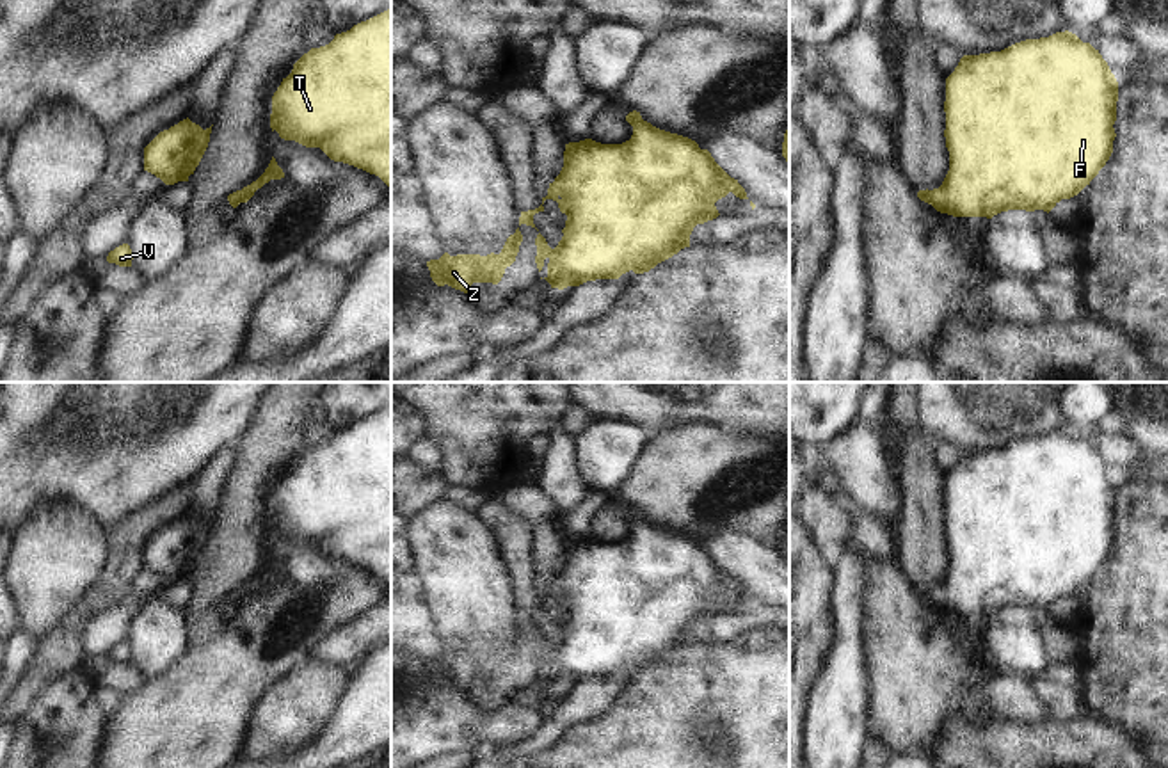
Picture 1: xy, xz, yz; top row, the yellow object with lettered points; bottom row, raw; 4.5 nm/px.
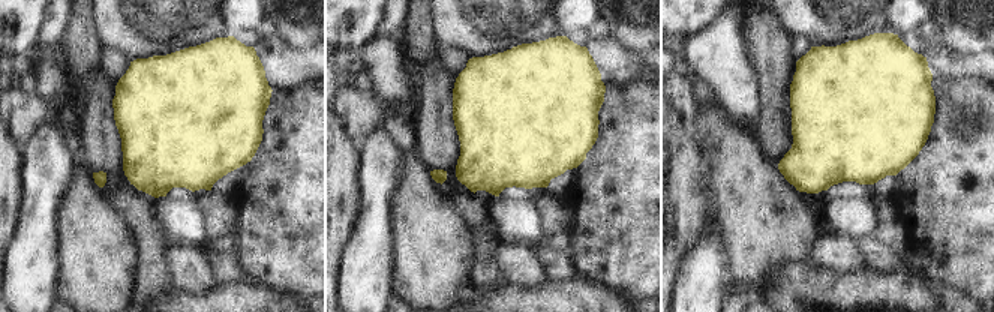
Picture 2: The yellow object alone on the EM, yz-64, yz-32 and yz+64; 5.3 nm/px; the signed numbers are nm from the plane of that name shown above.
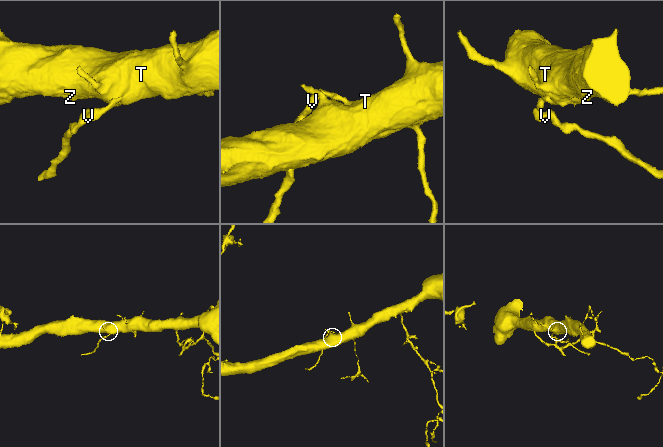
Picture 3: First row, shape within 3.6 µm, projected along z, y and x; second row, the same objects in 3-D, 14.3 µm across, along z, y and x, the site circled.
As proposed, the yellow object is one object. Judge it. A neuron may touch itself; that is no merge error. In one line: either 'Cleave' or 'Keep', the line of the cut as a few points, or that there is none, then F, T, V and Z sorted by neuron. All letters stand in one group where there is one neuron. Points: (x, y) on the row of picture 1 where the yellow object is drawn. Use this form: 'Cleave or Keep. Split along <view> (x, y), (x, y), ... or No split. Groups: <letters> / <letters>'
Keep. No split. Groups: F T V Z

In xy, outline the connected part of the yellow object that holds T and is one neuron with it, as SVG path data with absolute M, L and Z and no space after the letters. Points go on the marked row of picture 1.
M391 9L304 53L272 96L270 128L284 140L320 148L334 162L375 174L391 188Z

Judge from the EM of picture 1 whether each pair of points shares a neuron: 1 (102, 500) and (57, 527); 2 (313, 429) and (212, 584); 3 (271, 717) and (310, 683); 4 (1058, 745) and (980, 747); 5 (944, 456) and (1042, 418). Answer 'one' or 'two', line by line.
1: two
2: two
3: one
4: one
5: two

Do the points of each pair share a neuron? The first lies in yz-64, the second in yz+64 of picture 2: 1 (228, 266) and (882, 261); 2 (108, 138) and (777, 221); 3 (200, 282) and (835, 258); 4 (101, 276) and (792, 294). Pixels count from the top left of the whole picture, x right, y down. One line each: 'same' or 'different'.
1: same
2: different
3: same
4: different

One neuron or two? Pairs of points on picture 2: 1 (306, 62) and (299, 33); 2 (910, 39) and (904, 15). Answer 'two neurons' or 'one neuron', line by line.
1: two neurons
2: two neurons

